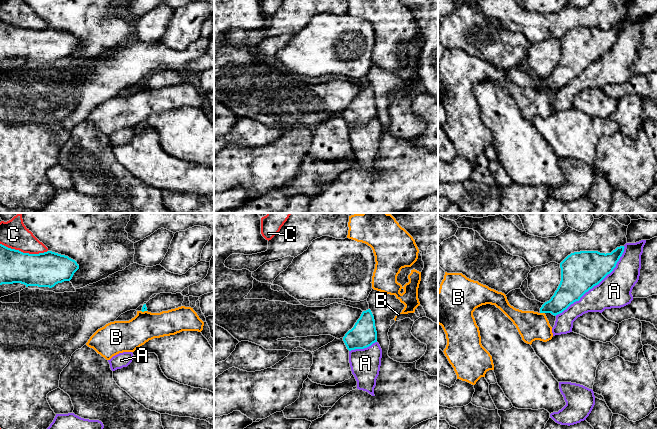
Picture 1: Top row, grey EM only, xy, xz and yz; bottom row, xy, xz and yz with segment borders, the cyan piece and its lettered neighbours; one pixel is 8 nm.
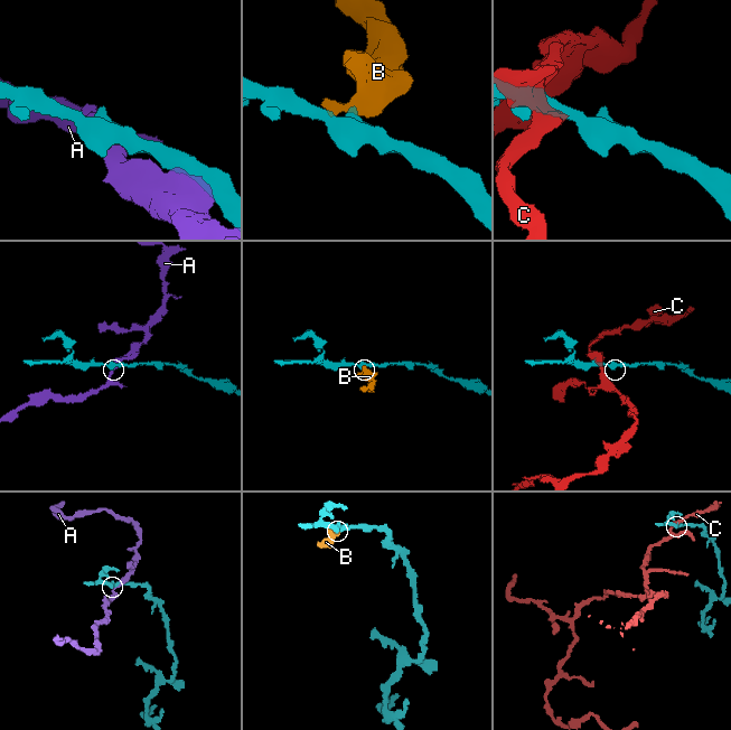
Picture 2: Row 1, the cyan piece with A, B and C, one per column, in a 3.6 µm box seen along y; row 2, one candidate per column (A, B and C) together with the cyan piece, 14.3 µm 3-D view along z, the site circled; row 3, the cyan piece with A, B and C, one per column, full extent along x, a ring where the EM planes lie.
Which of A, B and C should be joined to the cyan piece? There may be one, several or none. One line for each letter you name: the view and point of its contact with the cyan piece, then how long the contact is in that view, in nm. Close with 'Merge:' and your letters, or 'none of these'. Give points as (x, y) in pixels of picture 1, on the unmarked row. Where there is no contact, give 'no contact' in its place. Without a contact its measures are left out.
Merge: none of these

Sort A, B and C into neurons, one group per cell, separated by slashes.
A / B / C

